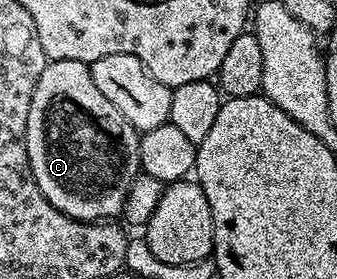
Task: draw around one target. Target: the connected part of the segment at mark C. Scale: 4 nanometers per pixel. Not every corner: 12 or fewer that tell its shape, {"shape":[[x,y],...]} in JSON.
{"shape":[[49,60],[26,118],[38,190],[75,220],[124,211],[141,133],[89,65]]}

